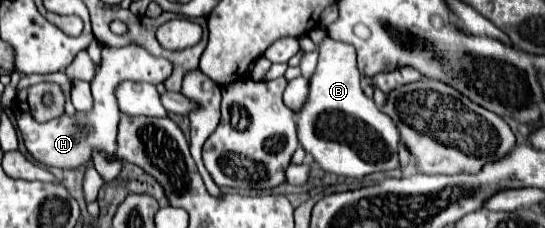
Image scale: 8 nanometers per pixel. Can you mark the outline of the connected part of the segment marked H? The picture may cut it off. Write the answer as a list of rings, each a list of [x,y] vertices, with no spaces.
[[[127,45],[127,47],[103,47],[103,61],[101,67],[91,81],[91,95],[93,95],[93,109],[89,113],[75,113],[61,117],[55,117],[47,123],[37,123],[29,113],[17,111],[17,127],[21,131],[23,143],[31,157],[43,165],[59,167],[59,169],[77,169],[91,161],[93,151],[113,155],[117,147],[117,123],[119,123],[119,105],[115,99],[115,87],[121,81],[145,81],[145,83],[163,83],[171,75],[171,63],[149,55],[139,45]]]

